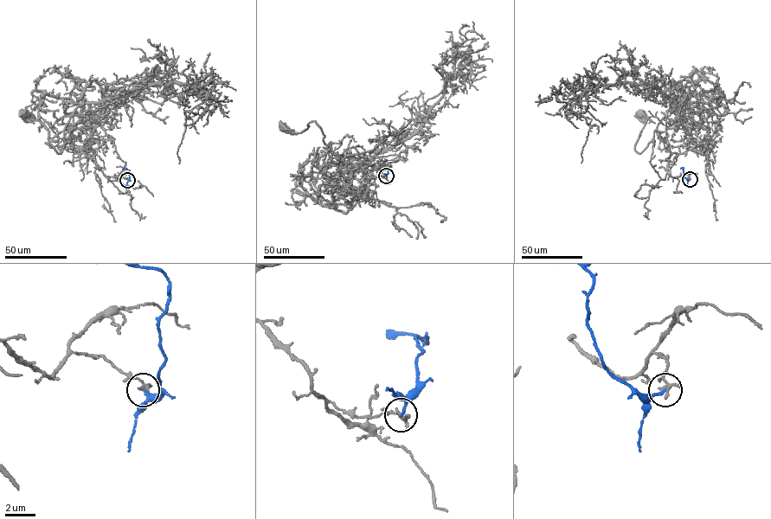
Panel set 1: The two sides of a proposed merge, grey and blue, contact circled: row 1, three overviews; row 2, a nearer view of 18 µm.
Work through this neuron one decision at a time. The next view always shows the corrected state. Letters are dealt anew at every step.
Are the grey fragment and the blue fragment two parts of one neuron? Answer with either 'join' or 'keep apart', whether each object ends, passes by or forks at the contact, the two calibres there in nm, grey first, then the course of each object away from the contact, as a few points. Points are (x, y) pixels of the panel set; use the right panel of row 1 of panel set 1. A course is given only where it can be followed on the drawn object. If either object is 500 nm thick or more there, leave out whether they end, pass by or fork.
keep apart; grey ends; blue ends; calibres 320 and 190 nm; course grey (690, 179), (667, 173), (672, 153), (695, 145), (677, 104), (639, 153), (635, 144), (646, 120), (640, 113); course blue (690, 179), (684, 177), (684, 169), (680, 169)

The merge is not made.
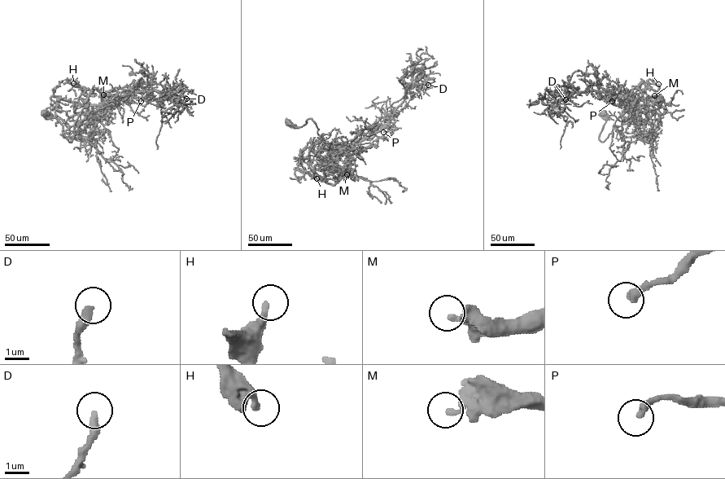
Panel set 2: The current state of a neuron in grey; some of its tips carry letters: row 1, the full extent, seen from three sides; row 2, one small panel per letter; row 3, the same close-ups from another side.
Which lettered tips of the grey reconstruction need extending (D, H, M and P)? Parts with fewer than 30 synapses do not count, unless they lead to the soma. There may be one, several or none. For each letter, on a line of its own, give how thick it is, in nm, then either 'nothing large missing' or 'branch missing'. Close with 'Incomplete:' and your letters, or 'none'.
D: 360 nm | branch missing
H: 280 nm | nothing large missing
M: 200 nm | nothing large missing
P: 320 nm | nothing large missing
Incomplete: D

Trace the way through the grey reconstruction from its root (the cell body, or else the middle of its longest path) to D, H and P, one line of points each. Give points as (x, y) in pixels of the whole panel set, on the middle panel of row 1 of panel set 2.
D: (289, 123), (300, 127), (311, 119), (332, 149), (343, 149), (381, 130), (420, 77), (428, 85)
H: (289, 123), (300, 127), (311, 119), (344, 162), (334, 185), (322, 180), (325, 168), (313, 169), (316, 178)
P: (289, 123), (300, 127), (311, 119), (317, 134), (333, 150), (350, 147), (388, 123), (388, 130), (383, 132)

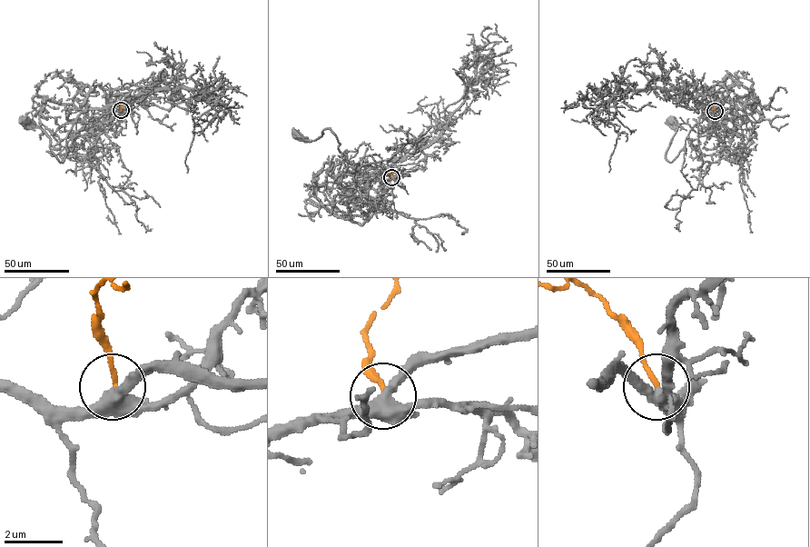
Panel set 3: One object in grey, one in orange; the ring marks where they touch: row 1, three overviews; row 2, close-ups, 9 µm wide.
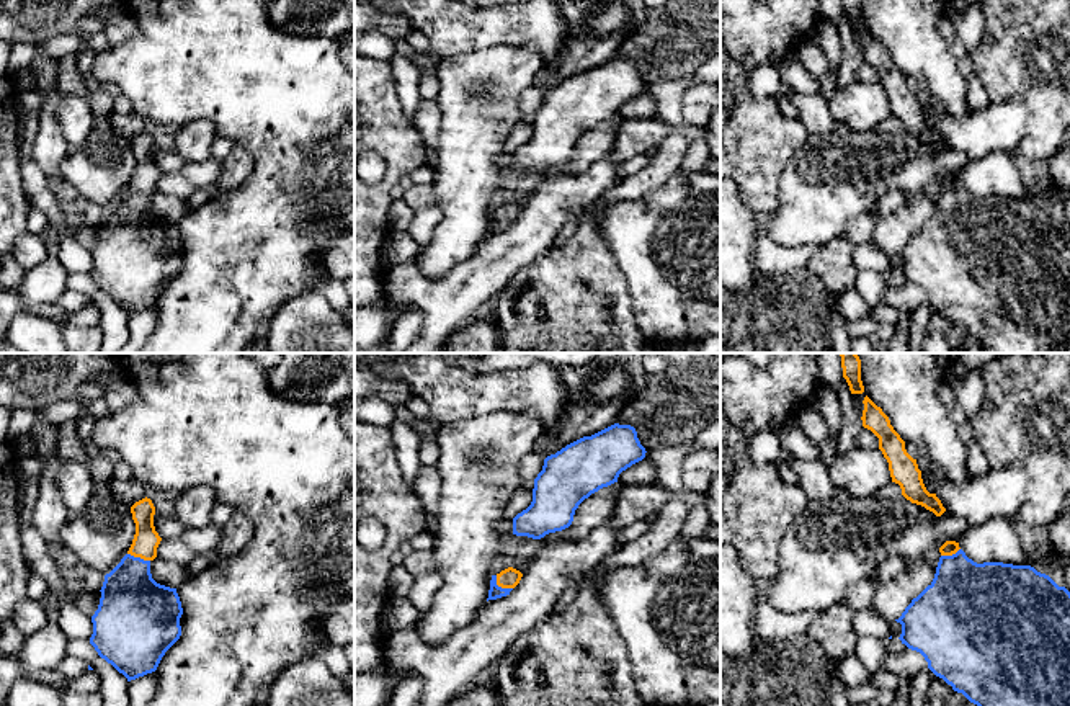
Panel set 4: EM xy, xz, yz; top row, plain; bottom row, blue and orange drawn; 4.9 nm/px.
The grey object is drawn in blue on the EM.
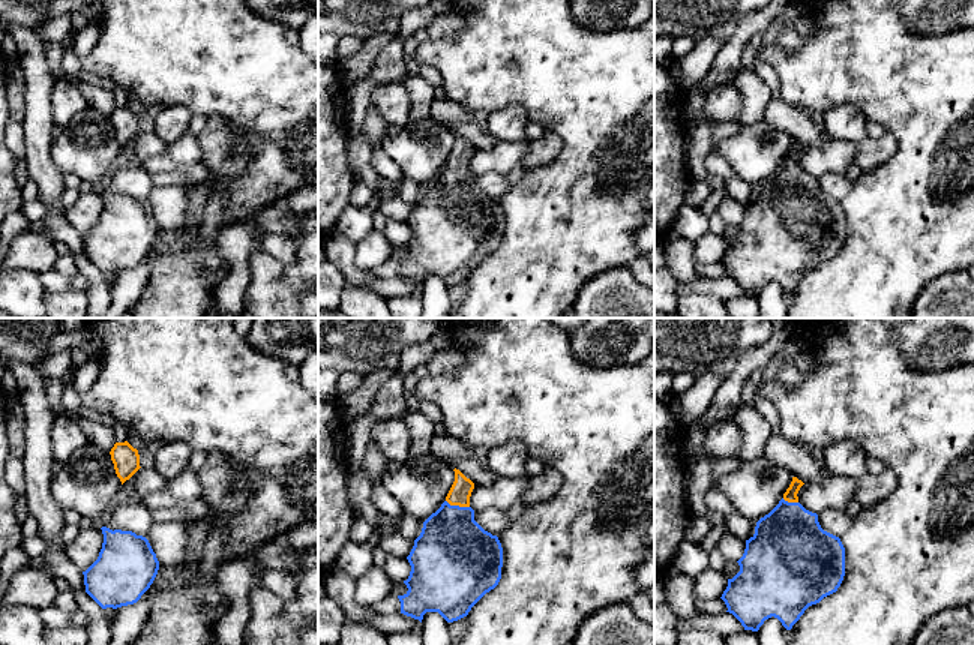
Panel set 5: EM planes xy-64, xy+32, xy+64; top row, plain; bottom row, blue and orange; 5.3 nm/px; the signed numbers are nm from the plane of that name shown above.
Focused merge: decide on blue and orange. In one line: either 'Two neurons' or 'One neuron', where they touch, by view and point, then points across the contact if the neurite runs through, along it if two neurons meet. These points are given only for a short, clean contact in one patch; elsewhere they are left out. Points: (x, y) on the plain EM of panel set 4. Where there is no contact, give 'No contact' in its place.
One neuron. Touches blue at xz (500, 221). Path across: xz (495, 226), (500, 221), (510, 211)

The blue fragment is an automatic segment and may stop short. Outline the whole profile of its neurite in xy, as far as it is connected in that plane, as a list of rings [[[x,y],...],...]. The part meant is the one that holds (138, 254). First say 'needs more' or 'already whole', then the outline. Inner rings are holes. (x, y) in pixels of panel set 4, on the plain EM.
needs more; [[[142,132],[131,141],[136,168],[127,188],[105,209],[98,244],[91,250],[93,268],[90,278],[98,289],[111,297],[127,315],[157,304],[165,286],[180,273],[183,248],[176,222],[157,217],[150,208],[150,196],[157,191],[162,175],[154,160],[155,141]]]

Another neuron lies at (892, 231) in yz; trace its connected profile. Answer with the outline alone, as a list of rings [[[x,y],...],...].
[[[926,193],[907,196],[902,208],[887,216],[879,216],[872,240],[889,257],[898,253],[912,234],[931,219],[934,208],[936,203]]]

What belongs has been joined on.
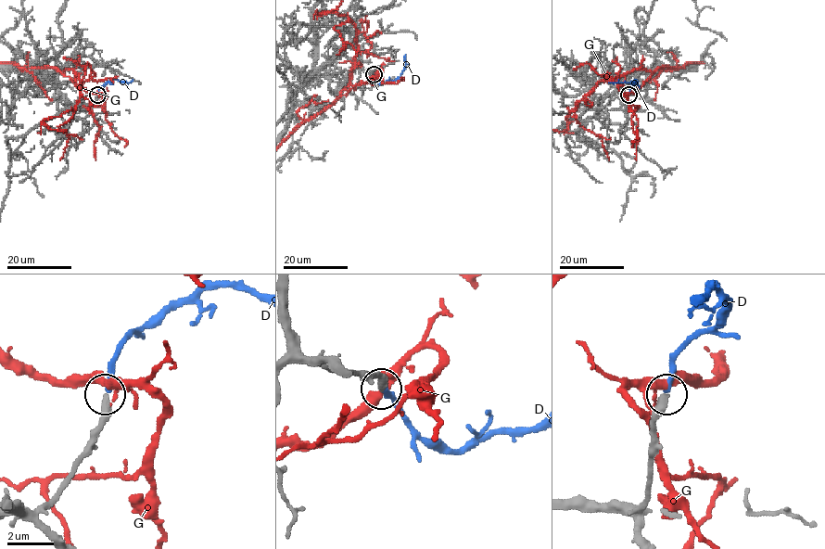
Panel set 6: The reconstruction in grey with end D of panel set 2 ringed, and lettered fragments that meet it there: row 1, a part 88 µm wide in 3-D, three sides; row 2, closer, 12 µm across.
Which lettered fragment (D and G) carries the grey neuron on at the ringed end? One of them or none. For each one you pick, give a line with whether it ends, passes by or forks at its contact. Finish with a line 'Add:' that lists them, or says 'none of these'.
D: it ends
Add: D

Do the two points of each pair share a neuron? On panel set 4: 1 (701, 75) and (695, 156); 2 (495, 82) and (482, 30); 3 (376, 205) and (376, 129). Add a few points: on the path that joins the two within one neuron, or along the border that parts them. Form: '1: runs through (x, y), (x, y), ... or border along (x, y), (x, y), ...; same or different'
1: runs through (680, 89), (675, 93), (675, 118), (691, 134); same
2: border along (525, 43), (492, 44), (450, 58); different
3: runs through (384, 187), (392, 177), (392, 147); same

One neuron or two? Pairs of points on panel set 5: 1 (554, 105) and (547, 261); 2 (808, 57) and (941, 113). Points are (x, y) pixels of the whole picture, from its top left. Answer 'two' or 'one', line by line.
1: one
2: one

